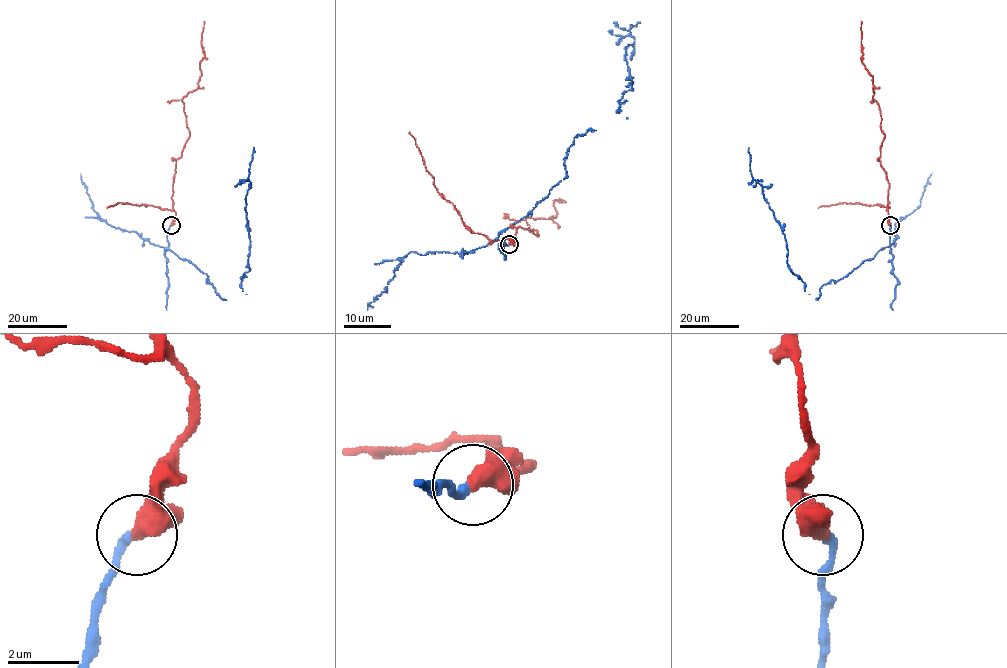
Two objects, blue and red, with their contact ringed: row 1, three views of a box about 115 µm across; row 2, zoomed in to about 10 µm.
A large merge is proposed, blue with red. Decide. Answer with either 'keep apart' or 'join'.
join

